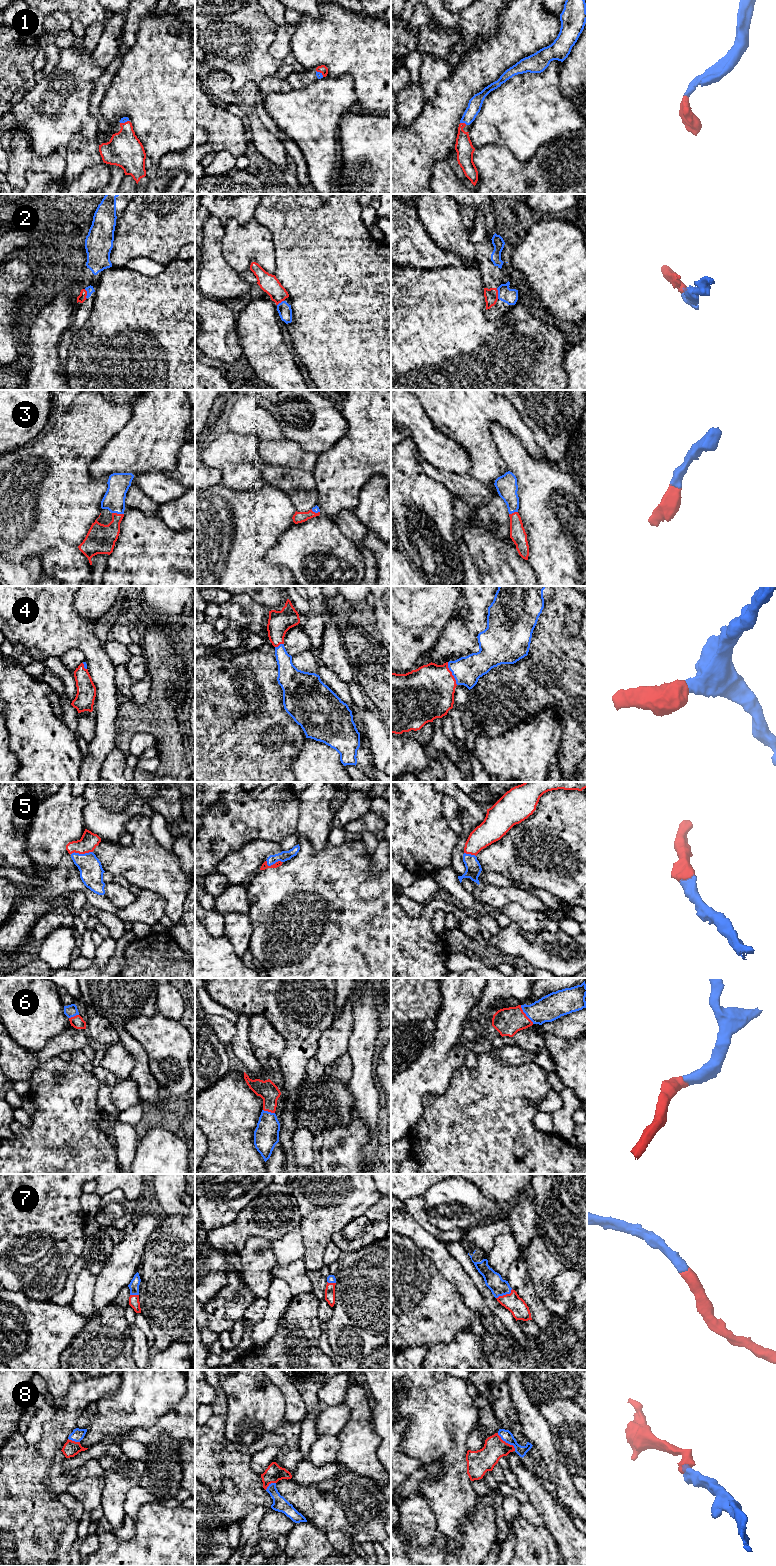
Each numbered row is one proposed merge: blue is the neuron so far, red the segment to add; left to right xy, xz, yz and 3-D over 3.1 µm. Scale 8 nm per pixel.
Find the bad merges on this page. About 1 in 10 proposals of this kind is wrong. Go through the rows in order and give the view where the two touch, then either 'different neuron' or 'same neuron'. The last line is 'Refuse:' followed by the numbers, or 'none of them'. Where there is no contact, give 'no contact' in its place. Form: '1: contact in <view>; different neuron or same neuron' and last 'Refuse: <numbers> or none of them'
1: contact in yz; same neuron
2: contact in yz; same neuron
3: contact in xy; same neuron
4: contact in yz; same neuron
5: contact in xy; same neuron
6: contact in yz; same neuron
7: contact in yz; same neuron
8: contact in yz; same neuron
Refuse: none of them

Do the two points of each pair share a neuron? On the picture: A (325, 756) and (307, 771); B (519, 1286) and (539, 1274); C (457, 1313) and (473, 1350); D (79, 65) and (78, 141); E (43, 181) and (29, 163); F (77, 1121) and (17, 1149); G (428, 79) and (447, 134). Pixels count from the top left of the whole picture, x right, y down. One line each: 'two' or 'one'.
A: one
B: two
C: two
D: two
E: two
F: one
G: two

